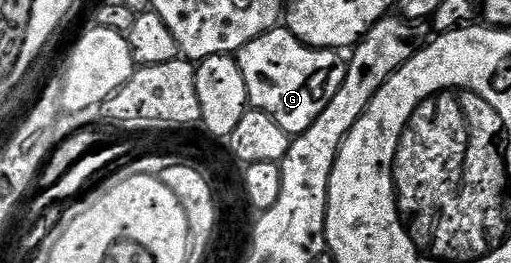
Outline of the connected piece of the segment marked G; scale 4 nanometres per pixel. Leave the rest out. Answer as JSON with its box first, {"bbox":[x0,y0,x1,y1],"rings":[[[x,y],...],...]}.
{"bbox":[234,28,348,136],"rings":[[[286,28],[268,30],[250,40],[234,57],[238,68],[242,68],[242,80],[246,80],[249,107],[274,116],[290,136],[306,132],[306,128],[318,120],[318,112],[322,112],[322,108],[334,100],[334,92],[342,88],[348,67],[341,51],[308,46]]]}

